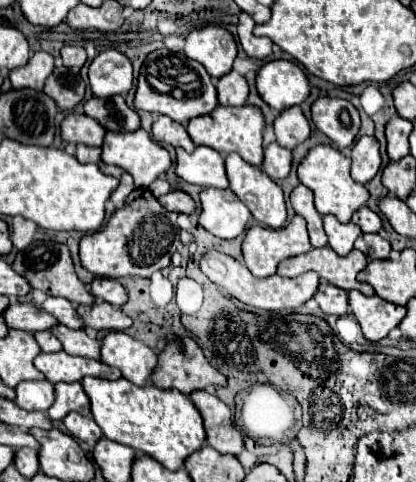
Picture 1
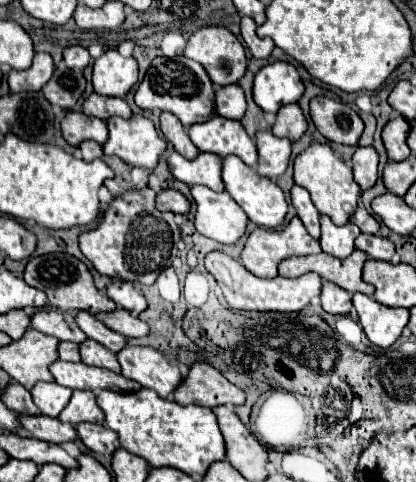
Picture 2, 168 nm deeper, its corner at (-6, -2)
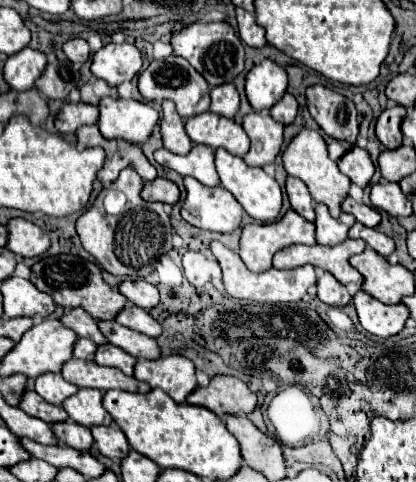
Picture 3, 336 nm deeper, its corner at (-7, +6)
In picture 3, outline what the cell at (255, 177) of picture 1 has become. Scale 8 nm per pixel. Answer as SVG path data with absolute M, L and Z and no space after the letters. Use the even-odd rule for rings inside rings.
M218 148L216 150L216 170L220 176L220 186L234 194L234 198L242 204L242 208L258 222L274 222L282 208L282 190L278 182L268 176L262 168L248 166L242 158L232 156L228 150Z

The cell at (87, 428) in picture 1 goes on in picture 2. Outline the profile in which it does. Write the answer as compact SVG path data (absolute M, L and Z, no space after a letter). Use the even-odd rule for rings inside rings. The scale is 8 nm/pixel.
M79 424L77 432L79 432L79 438L83 440L83 444L91 452L95 452L95 454L111 456L119 448L119 436L117 436L117 432L111 432L103 424L101 426L99 424Z

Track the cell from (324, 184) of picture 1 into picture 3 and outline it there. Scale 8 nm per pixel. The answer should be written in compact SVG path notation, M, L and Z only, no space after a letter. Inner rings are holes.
M302 130L302 132L288 144L282 160L284 160L284 168L286 168L288 176L300 178L300 180L308 186L312 198L314 198L316 202L324 202L324 204L328 206L330 216L334 216L334 218L340 216L340 212L342 212L340 204L342 204L344 198L348 196L350 180L338 170L338 164L328 156L326 142L324 142L324 138L322 138L318 132L314 132L314 130Z

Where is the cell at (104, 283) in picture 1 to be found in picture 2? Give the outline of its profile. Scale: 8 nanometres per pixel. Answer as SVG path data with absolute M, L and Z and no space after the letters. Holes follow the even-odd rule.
M115 280L107 286L107 296L111 300L115 300L115 304L119 308L125 308L133 314L141 314L143 310L147 310L147 300L141 292L135 290L135 286L131 282L121 282L121 280Z

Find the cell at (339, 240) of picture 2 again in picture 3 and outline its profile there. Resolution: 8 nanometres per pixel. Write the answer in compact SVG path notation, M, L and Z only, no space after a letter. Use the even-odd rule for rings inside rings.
M316 204L316 240L318 244L324 246L336 246L340 244L344 238L348 238L348 230L352 228L352 224L356 222L356 218L352 214L342 212L340 218L332 218L328 214L326 204Z

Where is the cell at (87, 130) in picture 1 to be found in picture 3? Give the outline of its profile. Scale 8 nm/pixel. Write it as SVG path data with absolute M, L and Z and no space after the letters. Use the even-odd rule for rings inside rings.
M78 102L78 104L64 104L56 116L56 130L60 134L76 134L80 126L92 126L98 120L98 108Z

